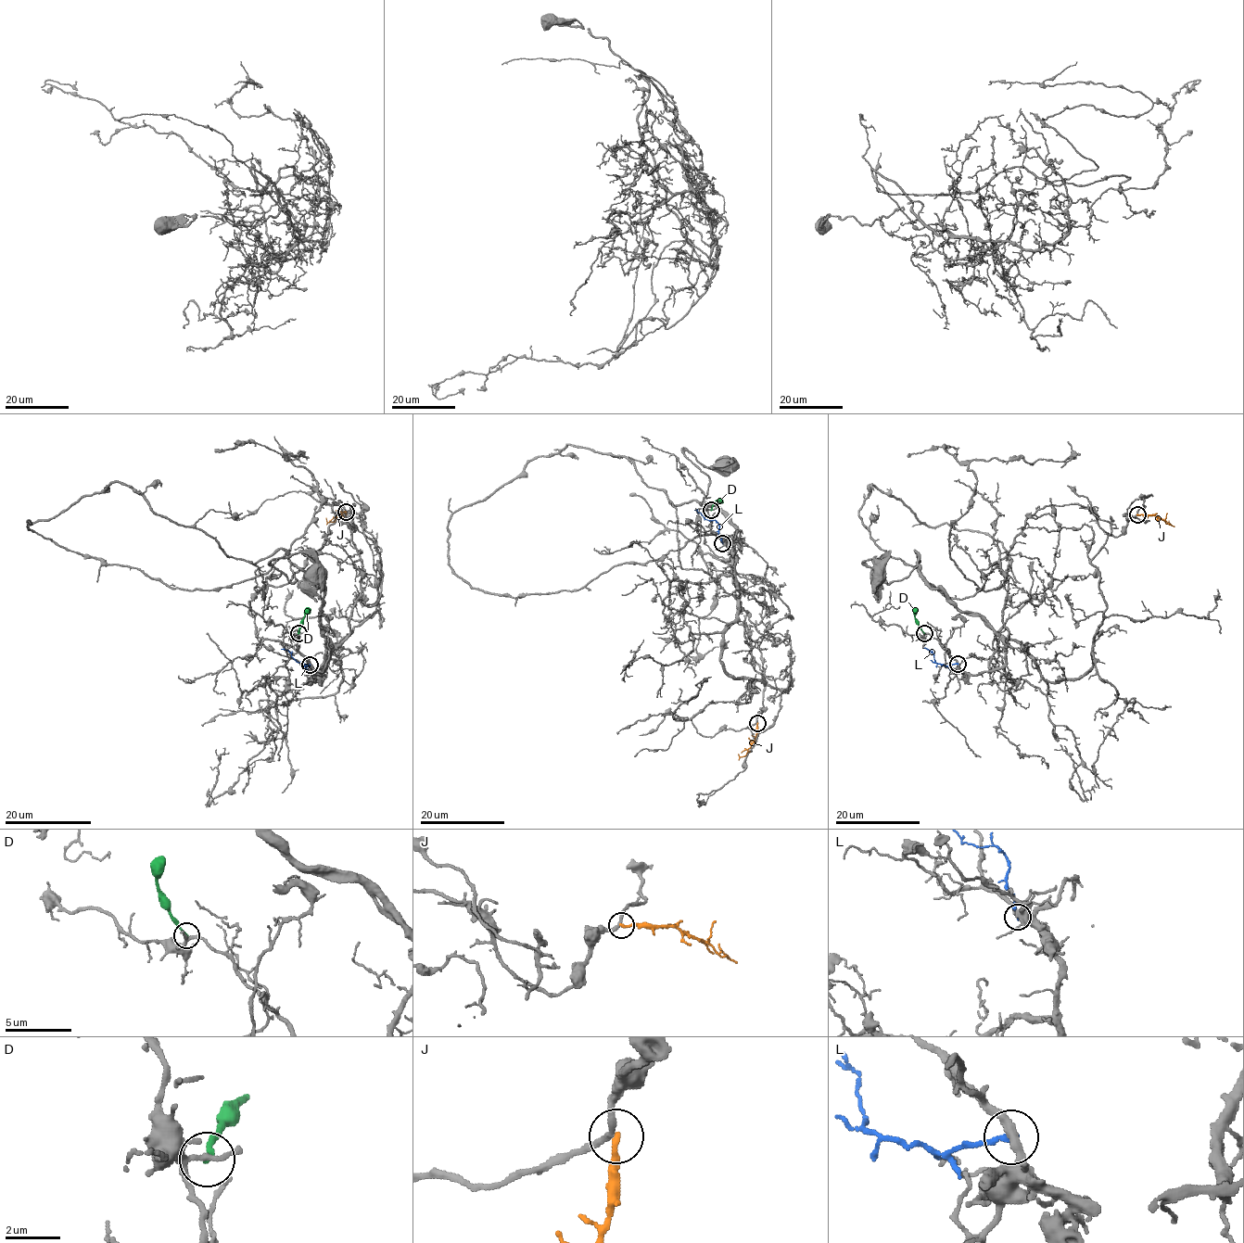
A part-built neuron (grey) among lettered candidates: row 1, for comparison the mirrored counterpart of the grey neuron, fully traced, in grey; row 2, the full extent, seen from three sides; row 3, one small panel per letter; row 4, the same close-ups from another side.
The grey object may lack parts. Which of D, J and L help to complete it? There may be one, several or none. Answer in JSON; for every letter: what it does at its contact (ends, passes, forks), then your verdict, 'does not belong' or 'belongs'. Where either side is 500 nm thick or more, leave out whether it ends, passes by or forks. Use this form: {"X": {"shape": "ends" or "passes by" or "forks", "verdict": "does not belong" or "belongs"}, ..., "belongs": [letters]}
{"D": {"shape": "ends", "verdict": "does not belong"}, "J": {"shape": "ends", "verdict": "does not belong"}, "L": {"shape": "ends", "verdict": "does not belong"}, "belongs": []}

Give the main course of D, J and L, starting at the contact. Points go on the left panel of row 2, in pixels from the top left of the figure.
D: (298, 633), (304, 612), (309, 607)
J: (346, 512), (334, 522), (328, 522), (326, 518)
L: (310, 665), (307, 666), (298, 663), (287, 650), (281, 649)

